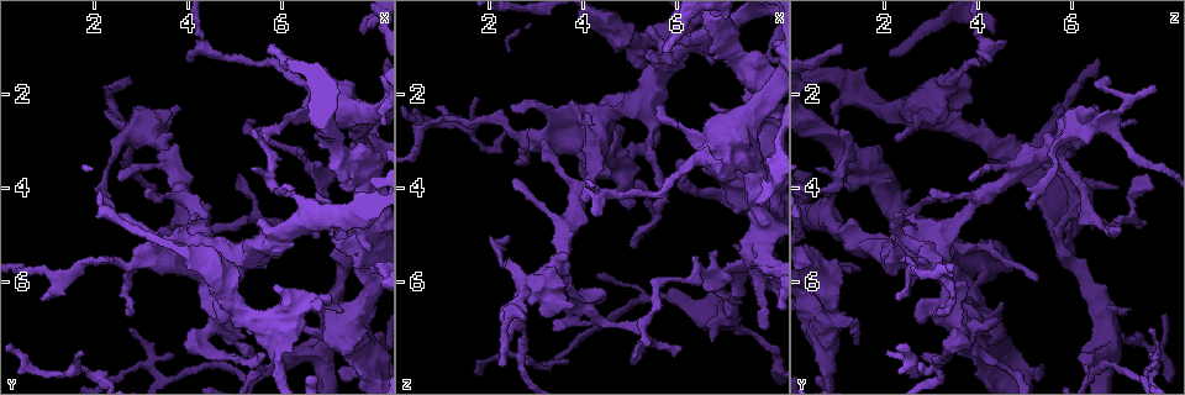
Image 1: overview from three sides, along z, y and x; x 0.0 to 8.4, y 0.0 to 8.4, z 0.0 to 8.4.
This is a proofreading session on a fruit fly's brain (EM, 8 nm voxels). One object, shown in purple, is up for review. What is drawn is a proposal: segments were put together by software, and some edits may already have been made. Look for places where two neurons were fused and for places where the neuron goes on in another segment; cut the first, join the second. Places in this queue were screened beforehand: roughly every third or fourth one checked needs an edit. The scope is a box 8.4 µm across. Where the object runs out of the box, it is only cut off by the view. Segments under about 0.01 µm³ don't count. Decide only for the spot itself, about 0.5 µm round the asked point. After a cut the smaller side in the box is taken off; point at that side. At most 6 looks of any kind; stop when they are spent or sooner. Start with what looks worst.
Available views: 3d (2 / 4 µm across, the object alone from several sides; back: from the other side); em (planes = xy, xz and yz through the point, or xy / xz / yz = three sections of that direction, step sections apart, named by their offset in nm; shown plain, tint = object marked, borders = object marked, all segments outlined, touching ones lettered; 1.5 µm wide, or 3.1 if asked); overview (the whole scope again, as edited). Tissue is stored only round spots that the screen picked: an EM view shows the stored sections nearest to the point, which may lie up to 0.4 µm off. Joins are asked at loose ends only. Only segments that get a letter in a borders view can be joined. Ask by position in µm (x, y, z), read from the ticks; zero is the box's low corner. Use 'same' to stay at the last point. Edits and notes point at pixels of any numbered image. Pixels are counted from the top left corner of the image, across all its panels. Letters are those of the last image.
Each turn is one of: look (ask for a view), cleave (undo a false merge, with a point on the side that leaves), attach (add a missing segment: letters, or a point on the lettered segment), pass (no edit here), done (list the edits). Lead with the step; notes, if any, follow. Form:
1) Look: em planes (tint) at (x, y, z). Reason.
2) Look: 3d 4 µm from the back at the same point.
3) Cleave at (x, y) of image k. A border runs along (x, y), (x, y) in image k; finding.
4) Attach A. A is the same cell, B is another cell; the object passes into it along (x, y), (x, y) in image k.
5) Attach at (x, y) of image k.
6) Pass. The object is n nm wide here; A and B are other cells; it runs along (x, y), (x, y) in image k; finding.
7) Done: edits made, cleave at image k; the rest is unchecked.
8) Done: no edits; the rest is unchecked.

Look: 3d 4 µm at (6.80, 1.50, 3.45). Stops while still wide.

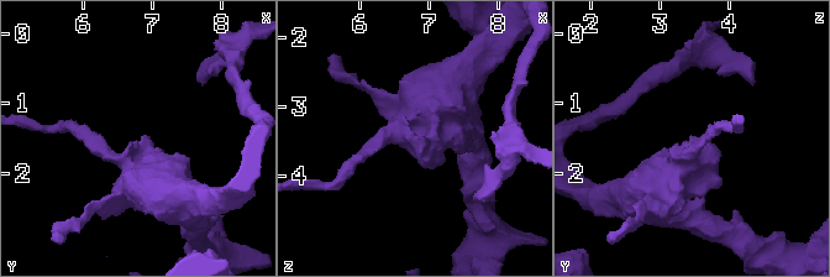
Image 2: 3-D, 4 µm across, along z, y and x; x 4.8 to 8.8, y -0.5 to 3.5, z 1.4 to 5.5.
Look: em xz step 4 (borders) at (6.80, 1.50, 3.40).

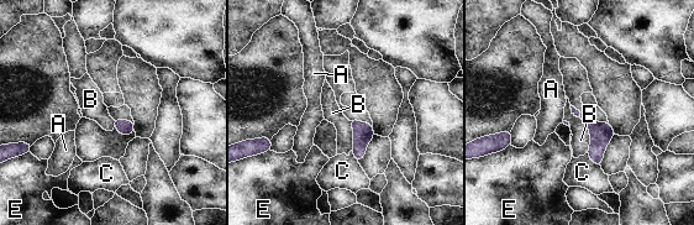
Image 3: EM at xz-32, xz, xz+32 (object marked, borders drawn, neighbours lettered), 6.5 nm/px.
Look: em planes (borders) at the same point.

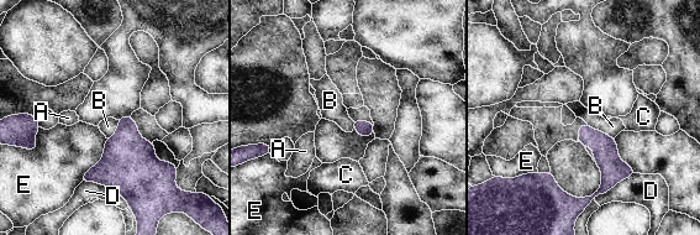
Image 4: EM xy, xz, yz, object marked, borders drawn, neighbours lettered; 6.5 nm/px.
Pass. The longest contact is with E, 340 nm; A, B, C, D and E are other cells; a border runs along (588, 124), (614, 139) in image 4; none of them fits.

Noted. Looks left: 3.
Look: 3d 4 µm at (6.50, 7.55, 6.65). Branch point.

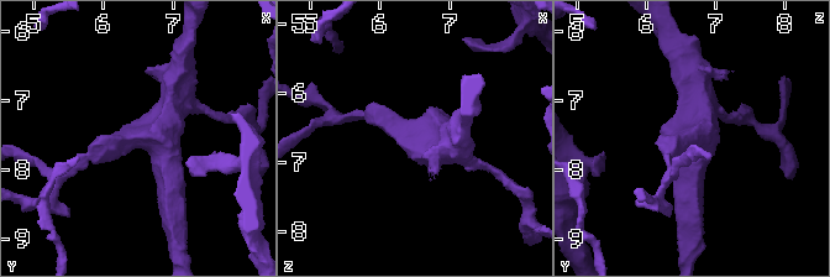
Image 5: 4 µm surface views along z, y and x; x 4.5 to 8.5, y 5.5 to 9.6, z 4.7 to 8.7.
Look: em xy step 8 (tint) at (6.50, 7.60, 6.65). 3 arms meet here; the arms are 300, 340, 400 nm wide; now the EM.

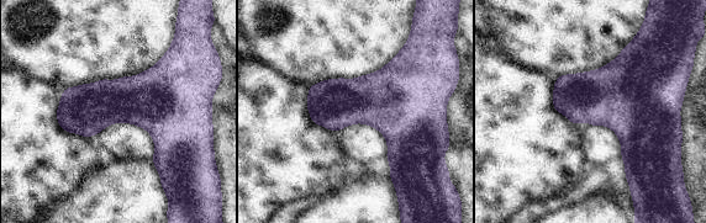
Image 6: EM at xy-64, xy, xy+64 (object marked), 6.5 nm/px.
Look: em xy step 8 (borders) at the same point.

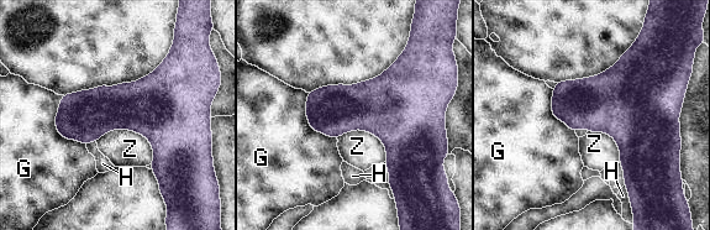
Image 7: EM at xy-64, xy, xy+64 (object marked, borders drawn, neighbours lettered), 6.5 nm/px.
Pass. G, H and Z are other cells; a border runs along (95, 141), (136, 131), (153, 161) in image 7; all the same neuron.

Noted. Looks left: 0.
Done: no edits; the rest is unchecked.

